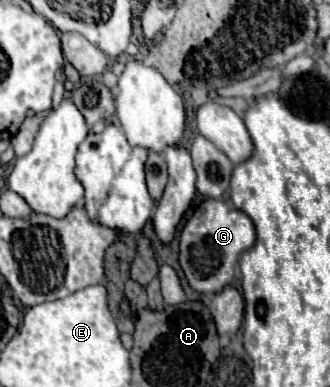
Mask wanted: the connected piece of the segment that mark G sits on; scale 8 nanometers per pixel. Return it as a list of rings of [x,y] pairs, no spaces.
[[[222,199],[202,201],[180,233],[180,267],[188,285],[198,293],[220,293],[232,283],[240,253],[250,249],[254,241],[256,231],[248,215]]]

